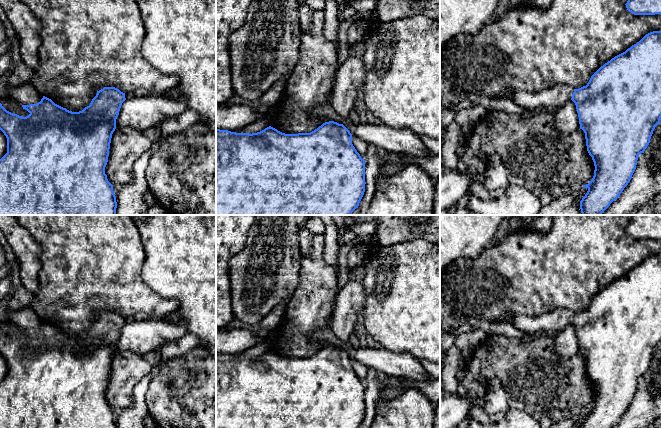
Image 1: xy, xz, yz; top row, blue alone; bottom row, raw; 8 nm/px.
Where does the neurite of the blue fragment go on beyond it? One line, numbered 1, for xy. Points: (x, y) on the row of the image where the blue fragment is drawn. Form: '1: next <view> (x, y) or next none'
1: next none

